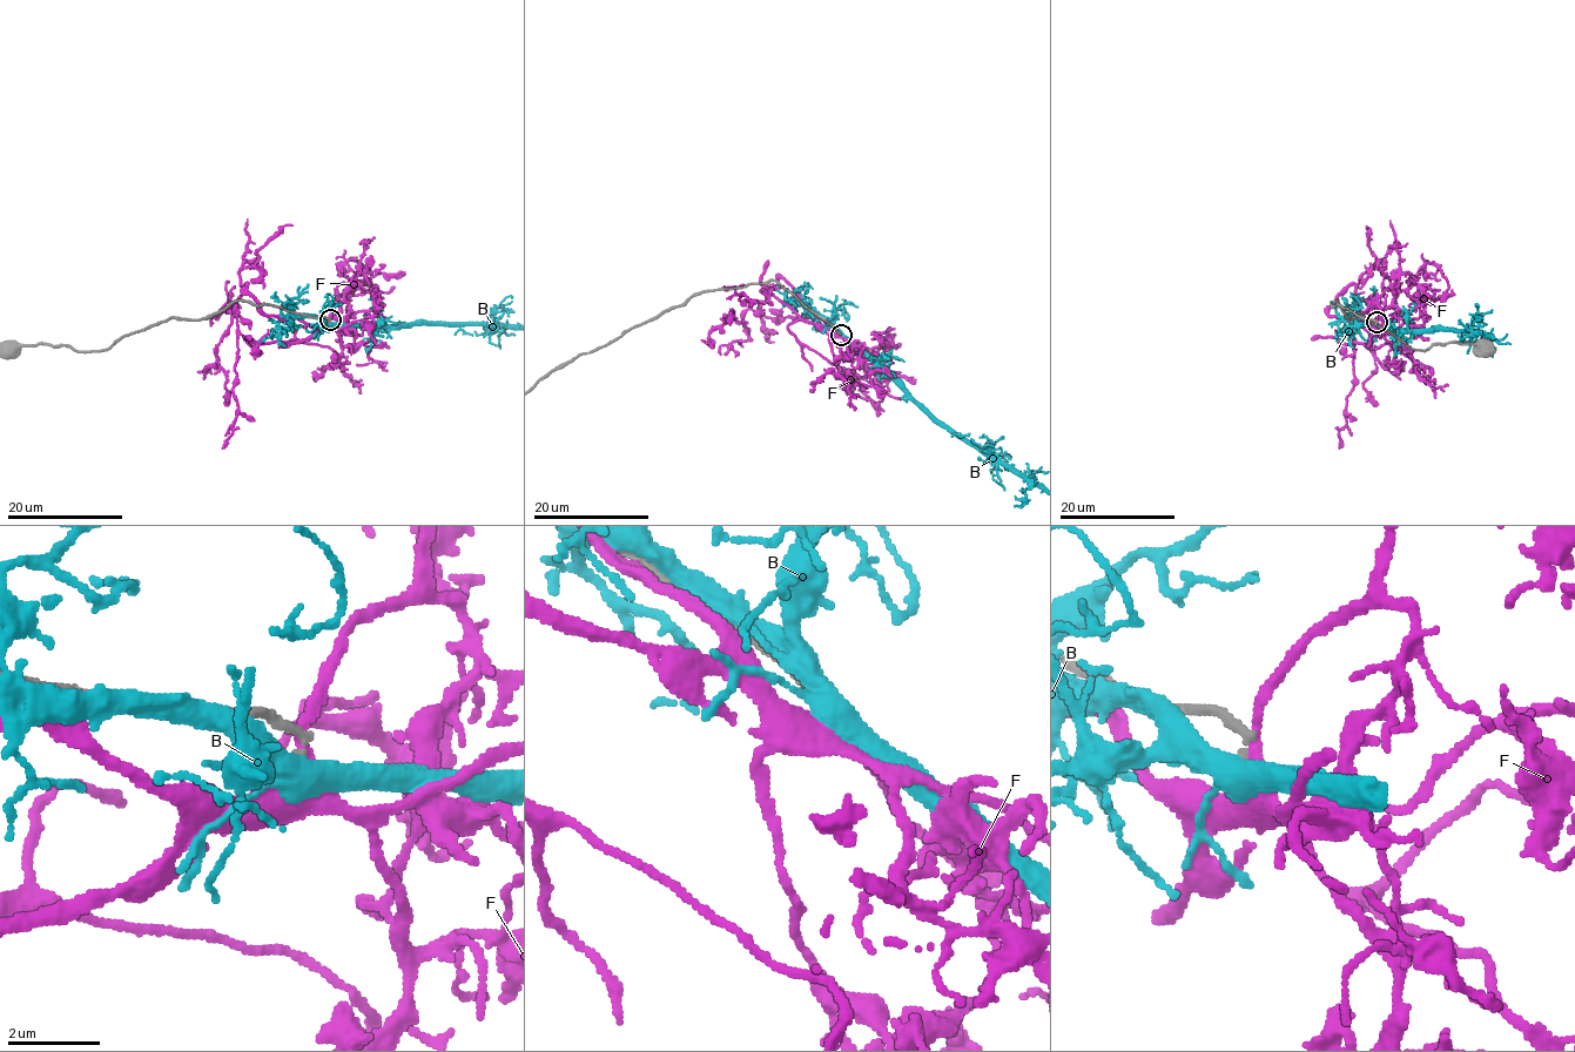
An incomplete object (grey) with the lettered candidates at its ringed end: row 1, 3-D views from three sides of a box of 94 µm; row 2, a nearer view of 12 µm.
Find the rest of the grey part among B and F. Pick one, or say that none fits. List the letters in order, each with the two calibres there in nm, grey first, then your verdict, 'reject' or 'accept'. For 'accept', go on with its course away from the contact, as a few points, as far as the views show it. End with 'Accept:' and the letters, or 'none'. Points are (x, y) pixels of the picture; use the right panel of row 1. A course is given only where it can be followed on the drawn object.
B: 180/440 nm | reject
F: 220/240 nm | reject
Accept: none

